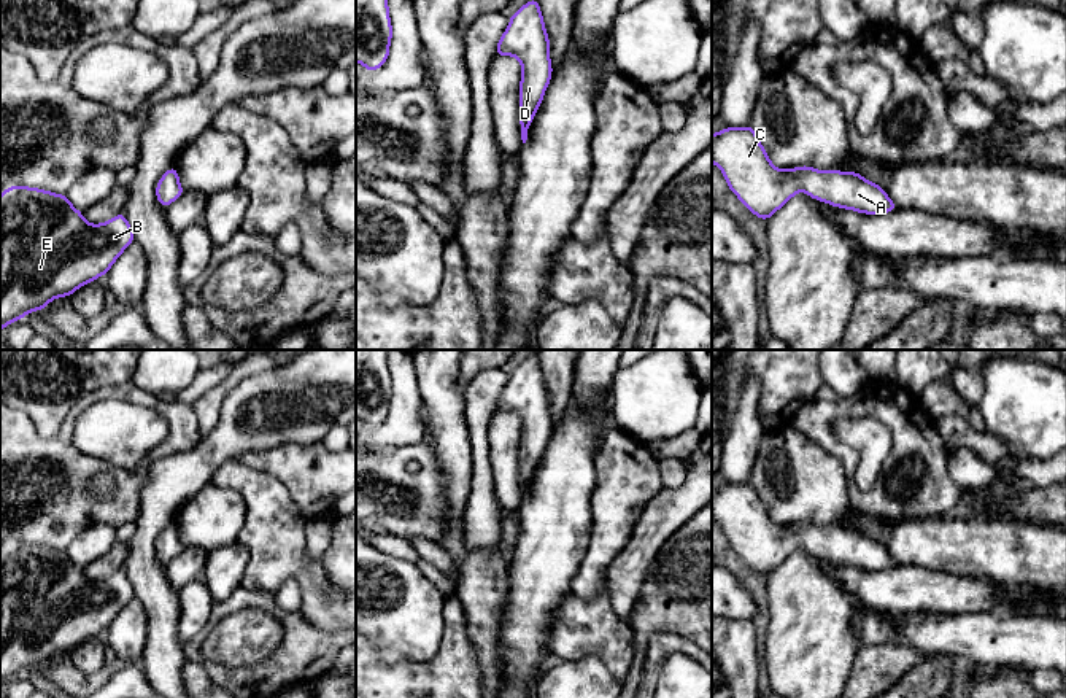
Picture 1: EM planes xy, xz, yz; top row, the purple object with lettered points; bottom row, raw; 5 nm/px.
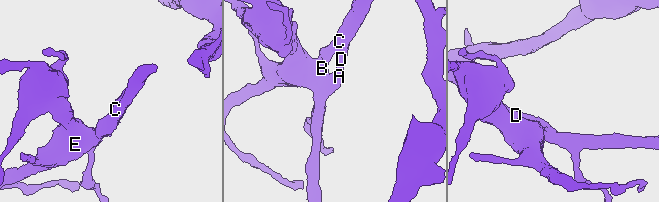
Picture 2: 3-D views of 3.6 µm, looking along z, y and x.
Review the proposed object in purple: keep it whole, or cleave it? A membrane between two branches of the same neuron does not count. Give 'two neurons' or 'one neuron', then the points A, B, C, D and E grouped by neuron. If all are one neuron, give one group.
one neuron; A B C D E

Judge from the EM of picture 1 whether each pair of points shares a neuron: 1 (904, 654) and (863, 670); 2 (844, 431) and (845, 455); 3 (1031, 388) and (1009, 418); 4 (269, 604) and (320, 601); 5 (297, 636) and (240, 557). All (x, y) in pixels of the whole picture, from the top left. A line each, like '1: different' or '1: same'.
1: same
2: different
3: same
4: different
5: different

